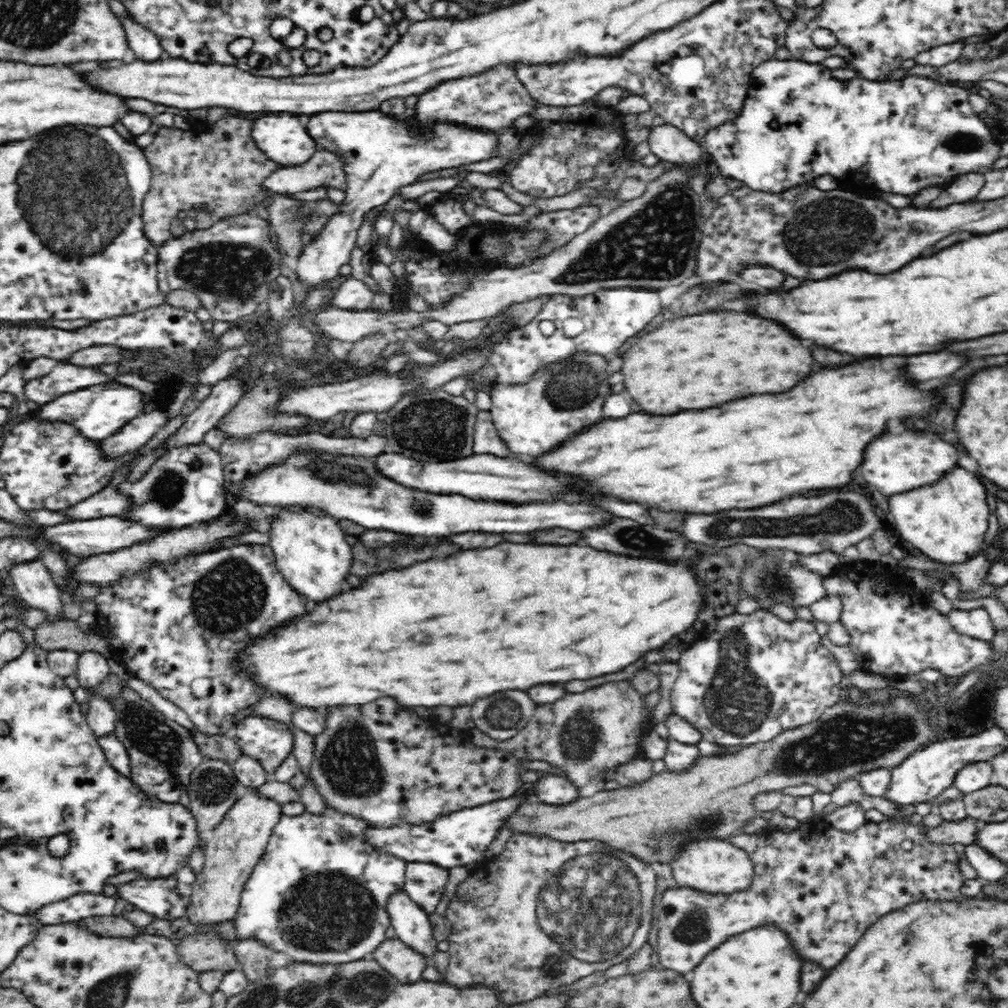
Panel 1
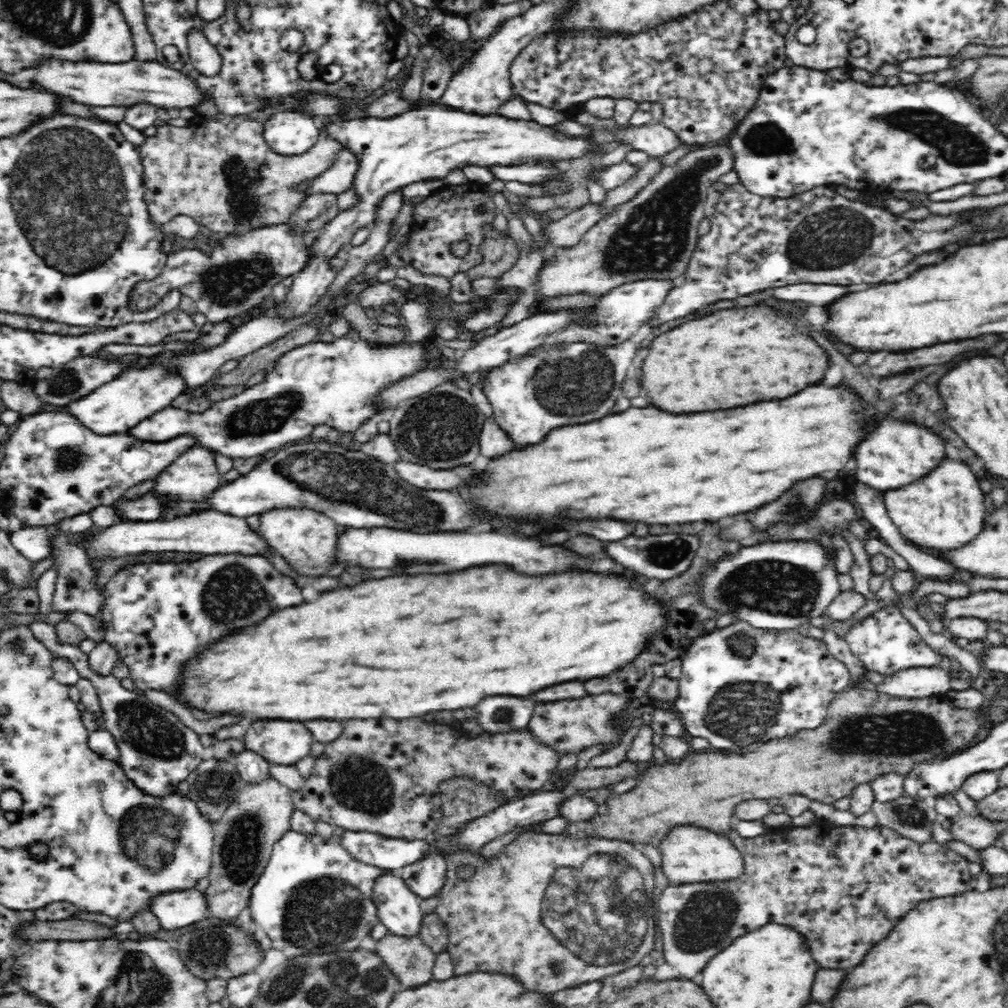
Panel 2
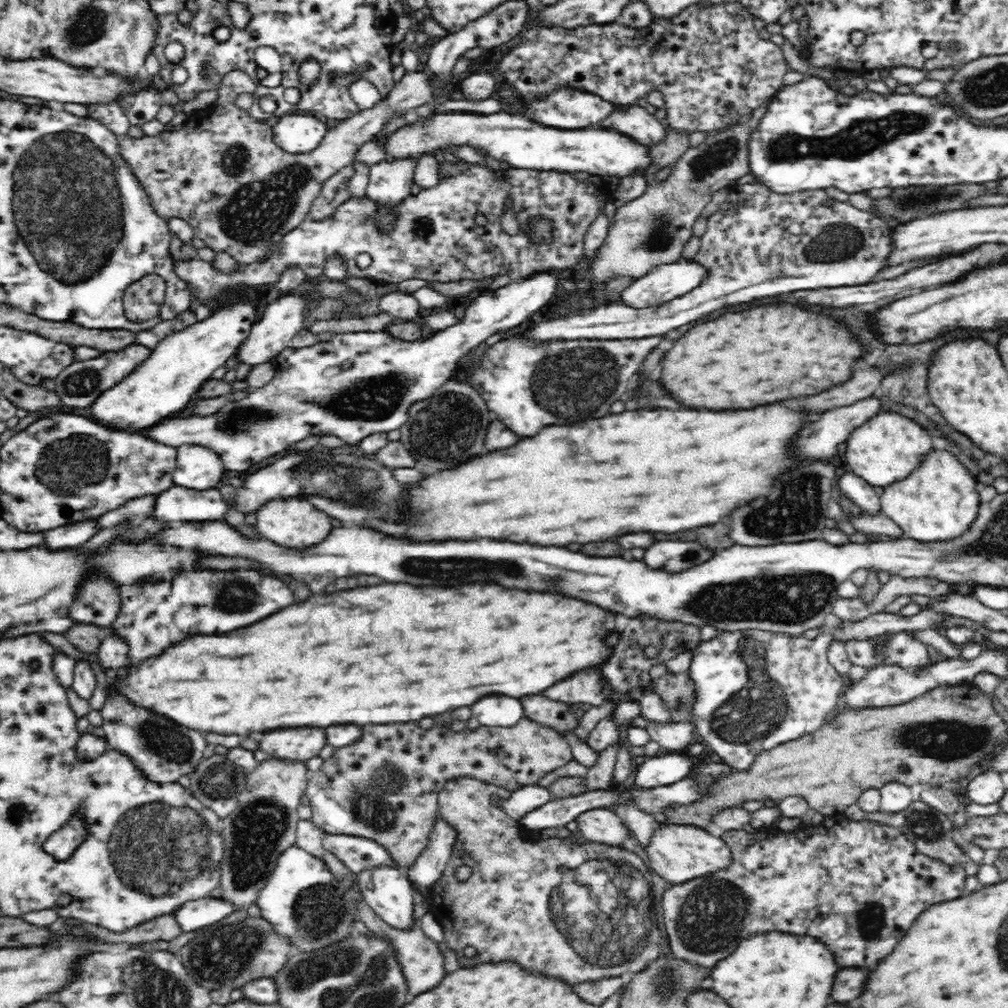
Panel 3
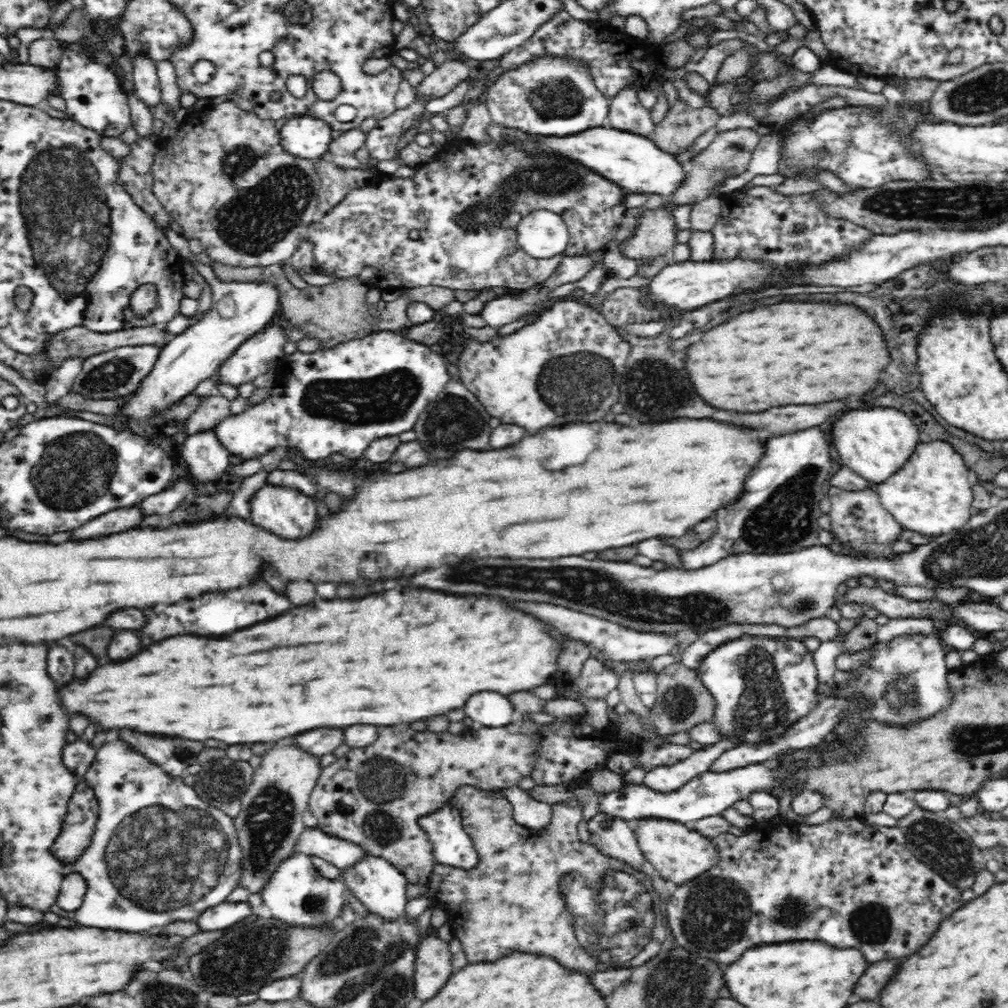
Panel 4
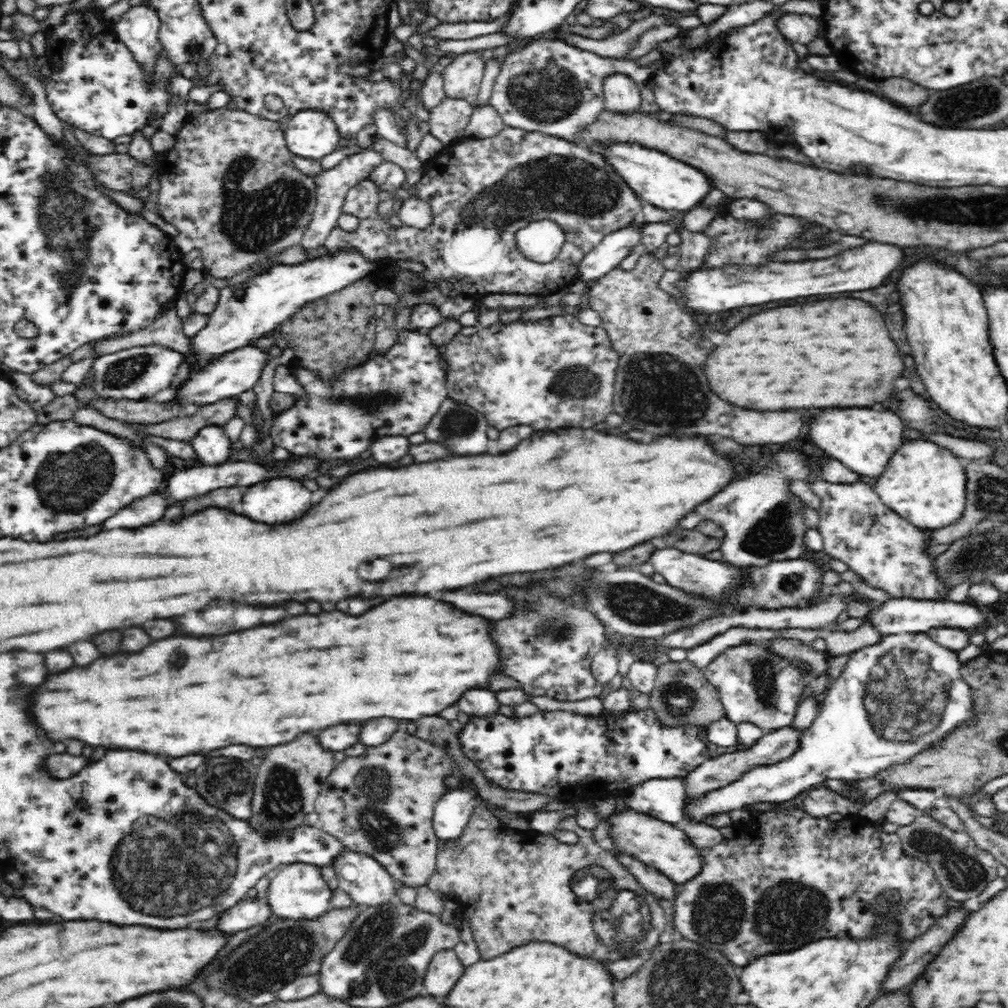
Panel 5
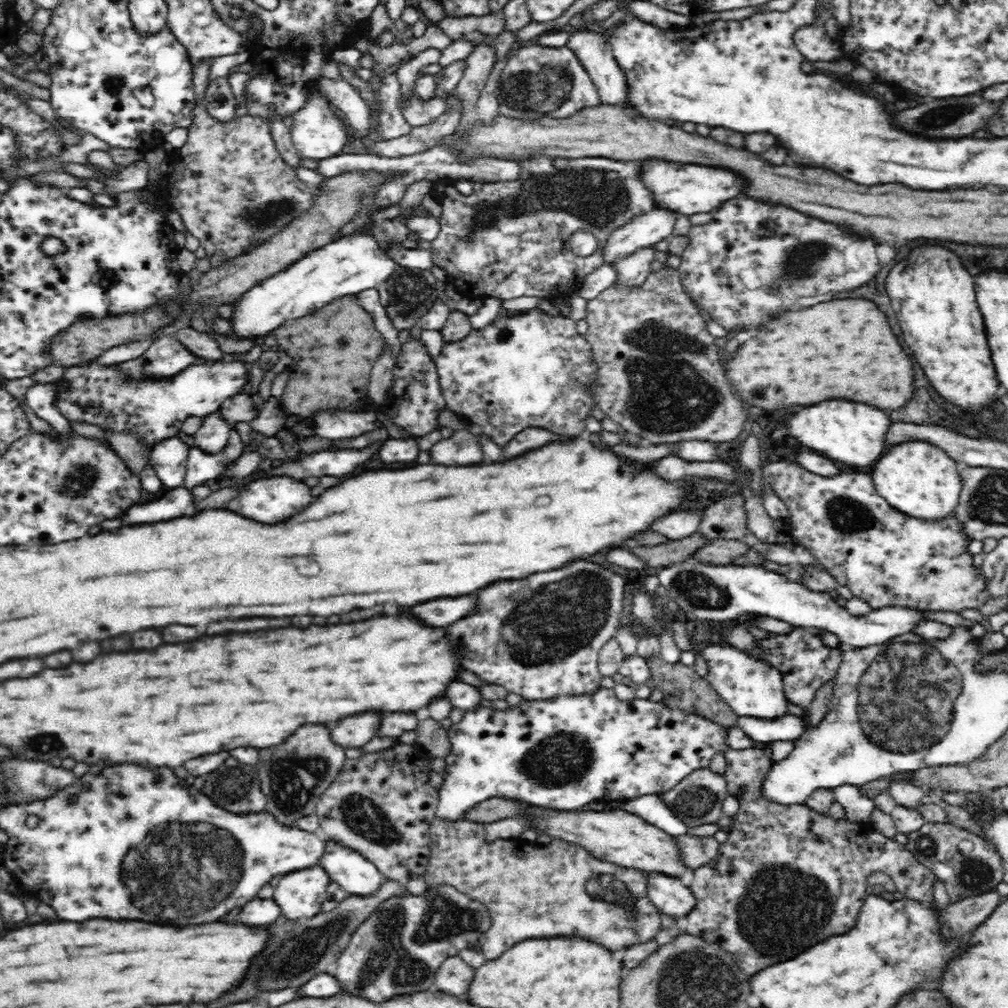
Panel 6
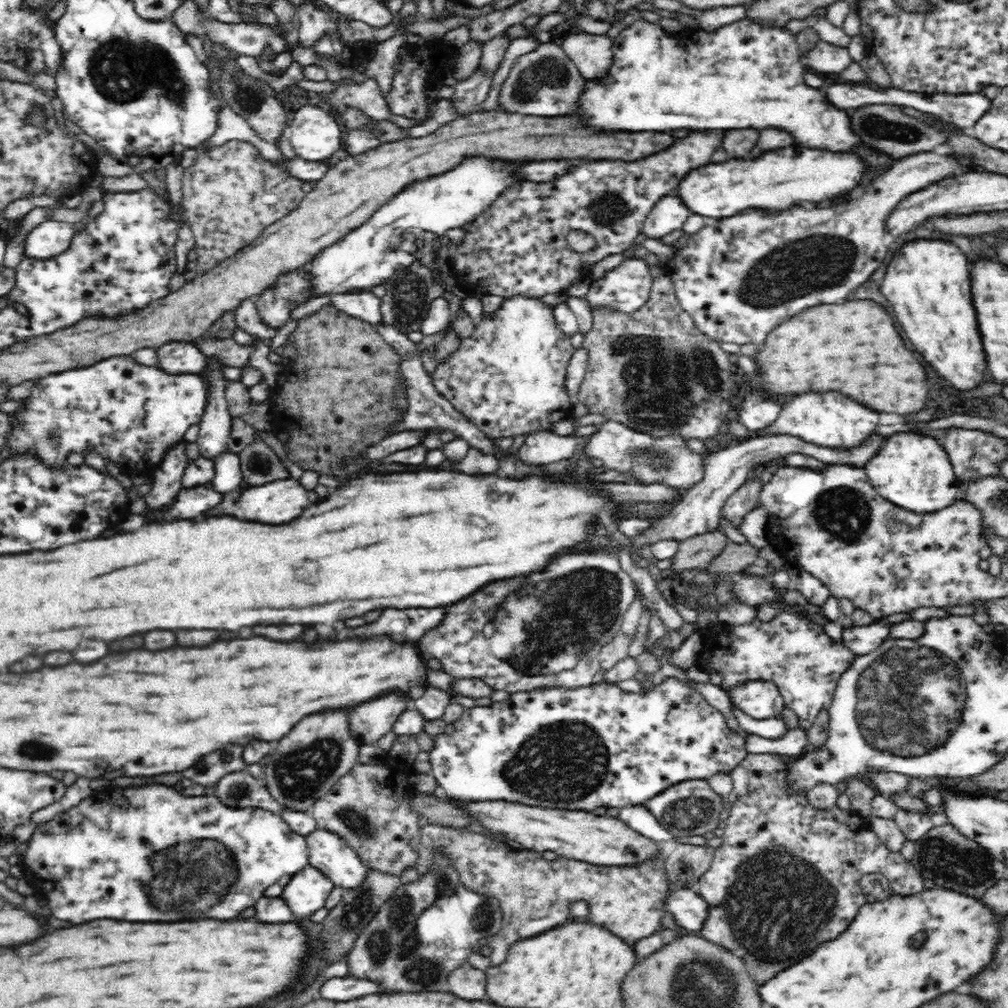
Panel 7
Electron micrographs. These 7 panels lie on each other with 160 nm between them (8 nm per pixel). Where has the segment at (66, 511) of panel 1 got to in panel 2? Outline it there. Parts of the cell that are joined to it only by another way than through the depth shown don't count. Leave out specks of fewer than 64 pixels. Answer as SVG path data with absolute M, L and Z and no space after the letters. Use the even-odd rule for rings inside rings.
M151 492L140 498L122 496L113 502L112 508L116 516L122 516L126 521L153 521L162 514L158 499Z

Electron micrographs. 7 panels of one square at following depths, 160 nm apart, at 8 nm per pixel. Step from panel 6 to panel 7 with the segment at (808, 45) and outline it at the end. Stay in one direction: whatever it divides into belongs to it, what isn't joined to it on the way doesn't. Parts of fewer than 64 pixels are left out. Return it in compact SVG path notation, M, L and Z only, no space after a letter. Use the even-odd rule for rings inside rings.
M818 39L801 53L808 65L820 73L841 74L853 61L847 48Z

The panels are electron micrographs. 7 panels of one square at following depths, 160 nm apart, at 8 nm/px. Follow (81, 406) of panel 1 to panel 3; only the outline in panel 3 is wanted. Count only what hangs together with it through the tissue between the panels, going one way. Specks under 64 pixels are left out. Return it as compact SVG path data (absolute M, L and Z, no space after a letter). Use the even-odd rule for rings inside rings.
M248 300L230 302L181 332L168 336L132 374L119 380L94 399L90 418L104 428L129 433L142 432L168 416L178 414L190 402L203 382L249 338L255 322L255 309Z

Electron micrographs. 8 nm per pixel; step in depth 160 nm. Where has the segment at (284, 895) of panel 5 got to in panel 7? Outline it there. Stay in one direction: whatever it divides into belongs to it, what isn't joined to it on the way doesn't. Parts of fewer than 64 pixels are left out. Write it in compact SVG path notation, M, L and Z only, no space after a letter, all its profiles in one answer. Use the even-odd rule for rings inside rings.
M308 865L291 876L280 897L294 916L308 918L325 906L325 900L334 887L335 884L321 870Z

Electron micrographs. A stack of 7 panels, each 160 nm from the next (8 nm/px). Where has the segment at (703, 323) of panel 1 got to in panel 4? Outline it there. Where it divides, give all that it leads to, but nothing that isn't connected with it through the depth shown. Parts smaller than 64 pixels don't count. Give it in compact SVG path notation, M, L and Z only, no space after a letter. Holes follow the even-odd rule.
M780 302L734 318L706 330L698 342L686 346L684 370L696 394L710 406L738 412L760 412L780 404L808 404L864 394L876 382L876 372L888 362L880 328L854 306Z

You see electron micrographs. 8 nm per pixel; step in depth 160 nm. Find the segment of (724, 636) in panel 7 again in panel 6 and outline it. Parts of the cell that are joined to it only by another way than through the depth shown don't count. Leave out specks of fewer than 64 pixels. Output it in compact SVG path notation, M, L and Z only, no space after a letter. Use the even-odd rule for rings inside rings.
M795 627L788 633L772 633L768 640L756 641L758 648L753 655L758 656L758 659L766 659L782 672L784 692L788 700L804 709L810 706L820 685L837 675L842 651L824 645L821 635L810 628Z

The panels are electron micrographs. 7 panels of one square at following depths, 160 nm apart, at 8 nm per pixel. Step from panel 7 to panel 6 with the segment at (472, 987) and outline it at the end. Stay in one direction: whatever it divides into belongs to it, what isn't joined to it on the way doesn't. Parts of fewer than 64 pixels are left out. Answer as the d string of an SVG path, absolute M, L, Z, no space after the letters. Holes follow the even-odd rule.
M458 955L447 956L435 973L434 982L442 992L460 996L466 992L474 971L472 966L464 962Z

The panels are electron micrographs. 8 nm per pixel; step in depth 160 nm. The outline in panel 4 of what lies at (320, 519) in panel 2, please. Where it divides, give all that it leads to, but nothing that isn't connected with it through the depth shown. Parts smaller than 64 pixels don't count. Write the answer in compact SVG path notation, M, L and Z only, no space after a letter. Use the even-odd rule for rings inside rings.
M264 486L252 496L252 518L254 518L252 520L254 526L272 532L278 538L300 540L300 538L308 538L316 530L320 516L312 498L298 494L294 490L280 490L280 488Z

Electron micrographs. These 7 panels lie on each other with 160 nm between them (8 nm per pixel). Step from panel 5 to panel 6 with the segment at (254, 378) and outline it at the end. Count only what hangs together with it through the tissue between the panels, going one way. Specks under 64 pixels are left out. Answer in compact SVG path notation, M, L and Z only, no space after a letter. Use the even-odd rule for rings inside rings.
M222 358L220 360L208 361L207 363L196 363L188 366L172 378L166 380L136 380L136 382L120 382L125 380L120 376L121 372L115 370L115 366L102 366L90 361L86 366L68 366L64 370L58 385L58 396L56 404L60 411L70 422L86 422L99 426L104 430L108 429L132 429L136 431L142 439L148 441L148 445L153 446L159 440L174 437L180 430L182 423L190 416L206 417L216 413L221 404L236 394L244 393L244 386L250 380L251 365L240 358Z

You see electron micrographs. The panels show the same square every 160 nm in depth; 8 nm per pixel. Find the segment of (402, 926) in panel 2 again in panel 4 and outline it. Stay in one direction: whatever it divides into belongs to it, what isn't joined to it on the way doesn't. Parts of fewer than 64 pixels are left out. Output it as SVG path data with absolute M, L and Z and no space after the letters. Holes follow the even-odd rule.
M369 854L356 866L342 869L341 874L345 888L350 889L371 914L386 922L394 922L405 916L405 908L409 901L406 896L409 880L387 860Z

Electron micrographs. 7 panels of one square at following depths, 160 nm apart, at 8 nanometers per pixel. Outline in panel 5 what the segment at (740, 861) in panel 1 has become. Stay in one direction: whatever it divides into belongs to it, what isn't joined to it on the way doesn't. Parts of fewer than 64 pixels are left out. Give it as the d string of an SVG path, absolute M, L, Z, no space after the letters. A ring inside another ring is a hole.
M625 808L623 811L612 814L608 819L609 838L616 849L622 849L636 859L659 870L672 882L684 884L700 874L702 870L702 849L693 843L684 828L656 819L643 813Z

